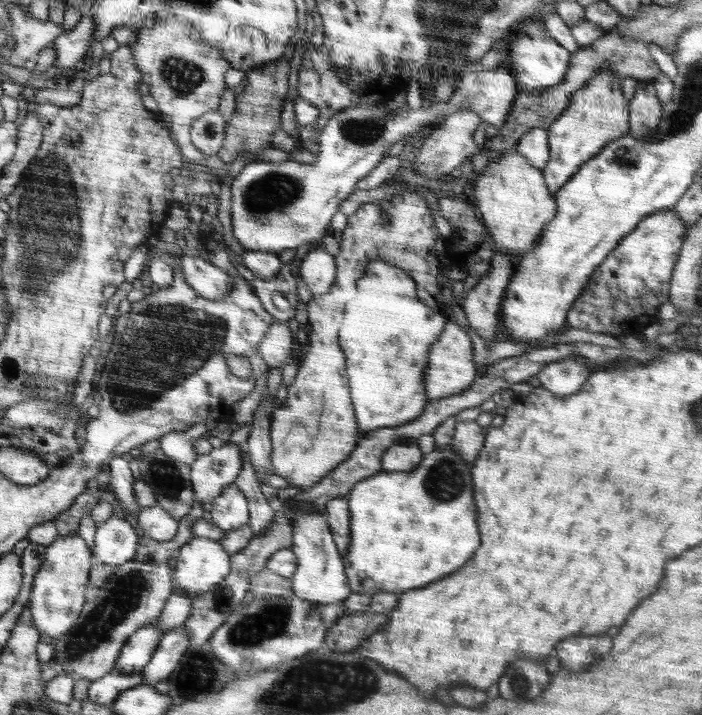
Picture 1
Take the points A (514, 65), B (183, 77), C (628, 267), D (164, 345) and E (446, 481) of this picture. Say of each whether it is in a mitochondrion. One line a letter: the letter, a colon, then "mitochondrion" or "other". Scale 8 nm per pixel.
A: other
B: mitochondrion
C: other
D: mitochondrion
E: mitochondrion

